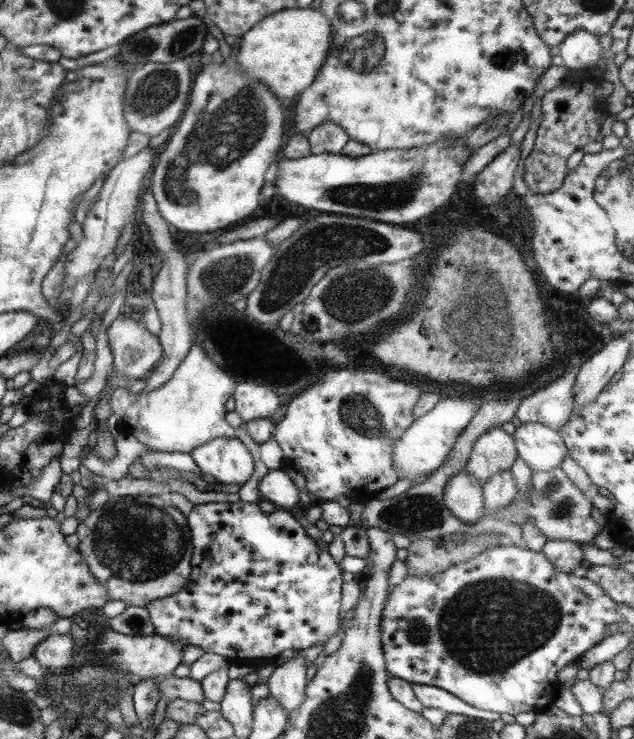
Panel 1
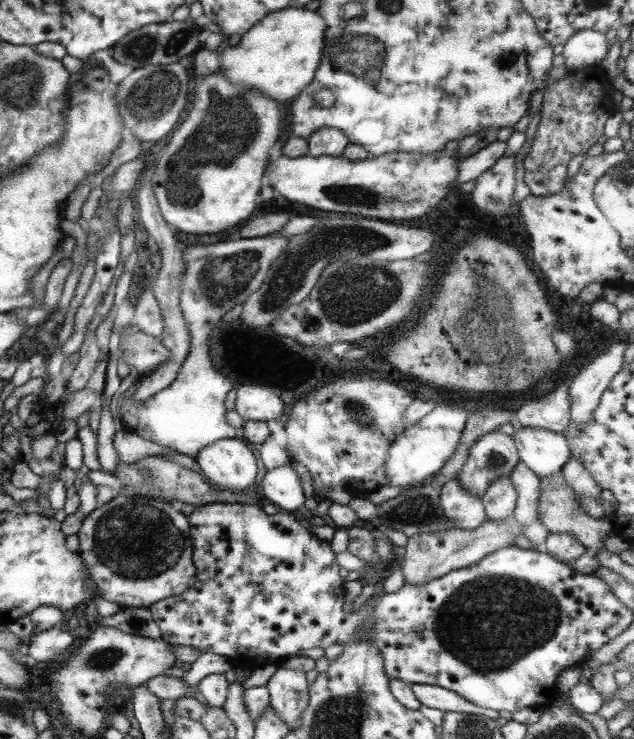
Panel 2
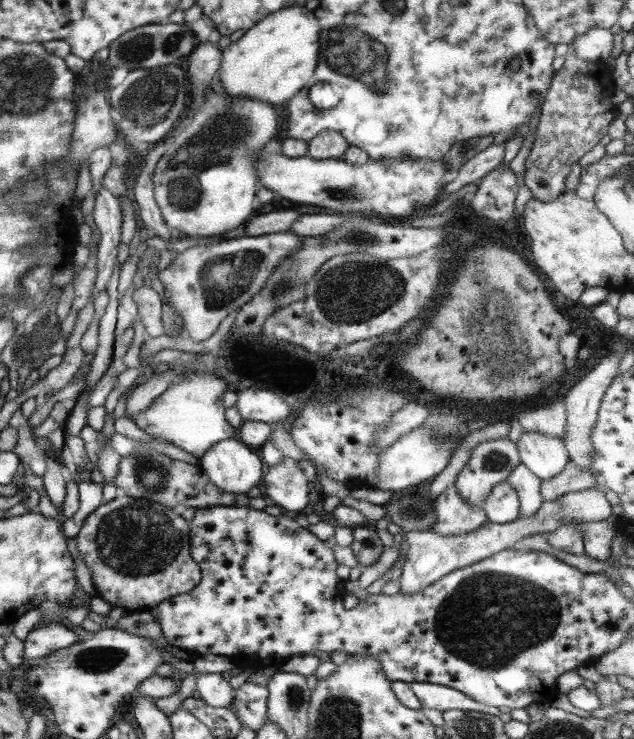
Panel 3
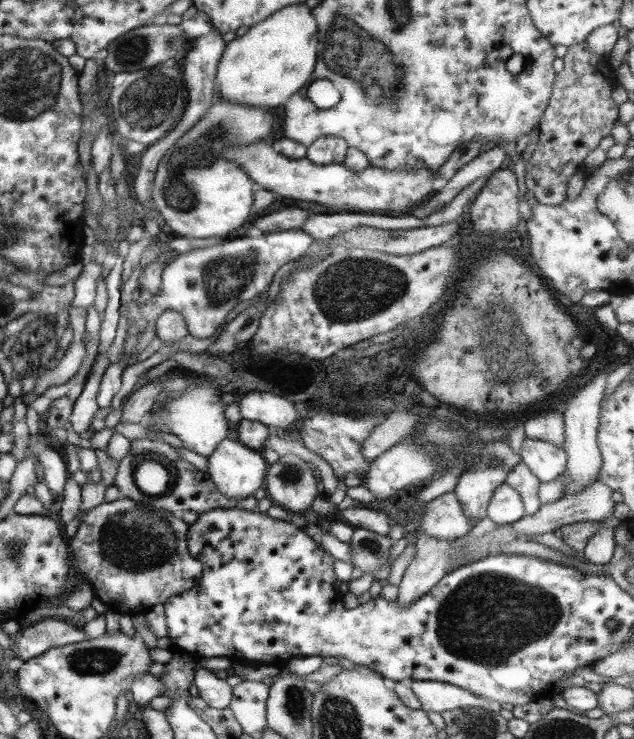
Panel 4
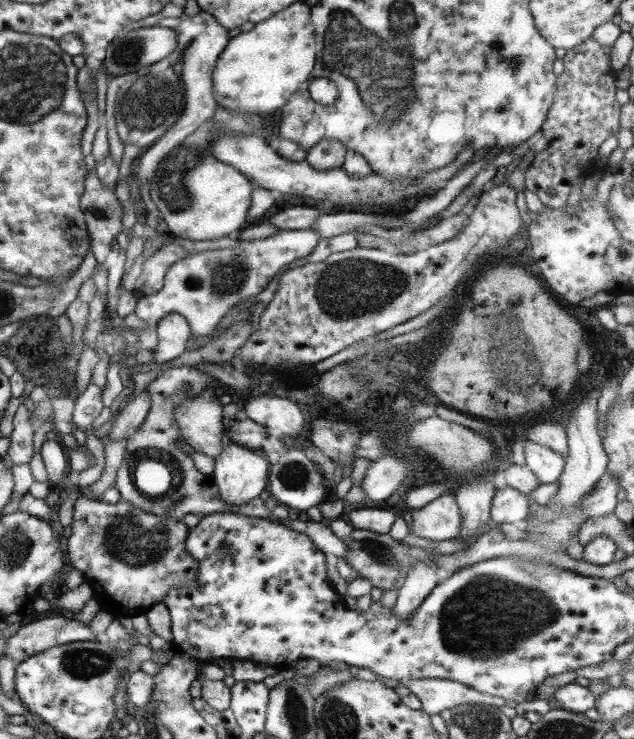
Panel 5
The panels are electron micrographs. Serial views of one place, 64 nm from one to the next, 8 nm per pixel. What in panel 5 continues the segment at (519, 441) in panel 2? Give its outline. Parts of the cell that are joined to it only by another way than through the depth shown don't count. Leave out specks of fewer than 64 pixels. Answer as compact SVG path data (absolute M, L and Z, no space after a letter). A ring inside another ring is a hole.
M525 439L523 443L526 467L543 484L555 483L563 470L566 459L546 446Z

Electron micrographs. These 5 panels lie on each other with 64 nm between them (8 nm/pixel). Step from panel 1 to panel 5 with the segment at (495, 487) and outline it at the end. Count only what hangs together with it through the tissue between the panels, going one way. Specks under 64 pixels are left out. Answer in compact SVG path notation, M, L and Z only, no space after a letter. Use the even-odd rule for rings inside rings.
M498 484L490 504L490 518L497 525L520 525L533 508L528 497L505 484Z

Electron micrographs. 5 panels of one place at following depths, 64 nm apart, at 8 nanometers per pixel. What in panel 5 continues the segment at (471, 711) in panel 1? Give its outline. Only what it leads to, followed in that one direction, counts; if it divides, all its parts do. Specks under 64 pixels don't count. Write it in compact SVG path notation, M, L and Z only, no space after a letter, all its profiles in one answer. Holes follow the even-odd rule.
M419 678L401 682L419 699L421 710L439 714L442 710L459 704L485 704L499 708L502 698L477 692L450 678Z

